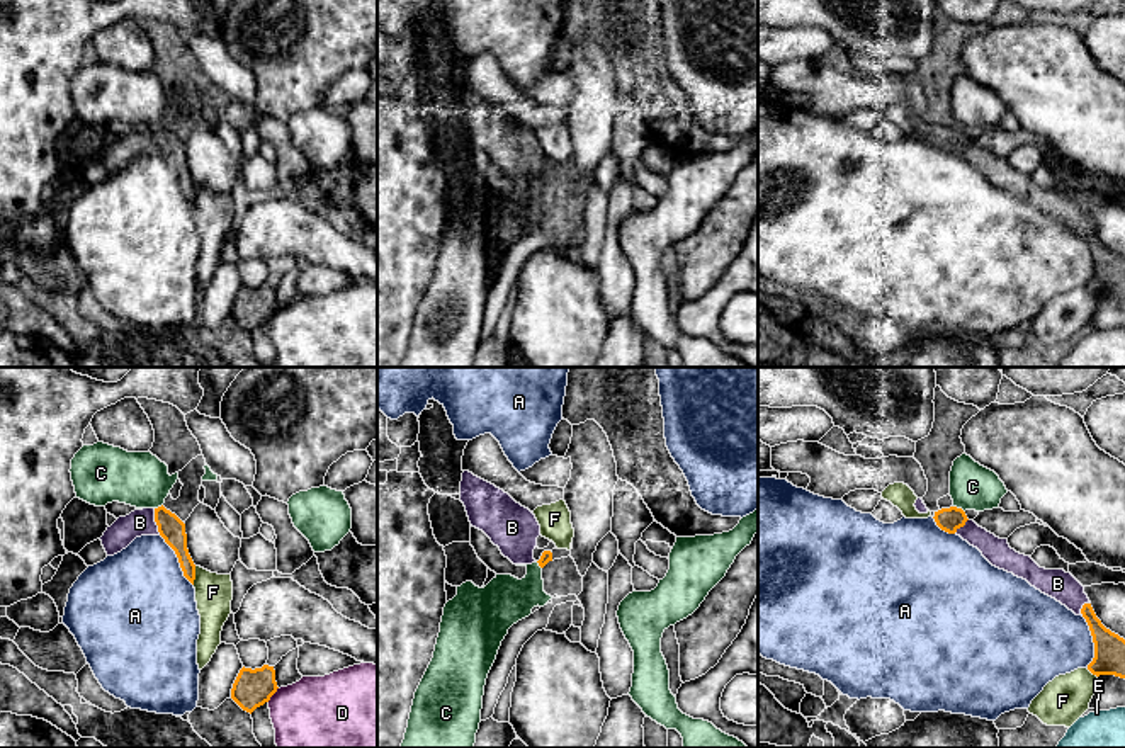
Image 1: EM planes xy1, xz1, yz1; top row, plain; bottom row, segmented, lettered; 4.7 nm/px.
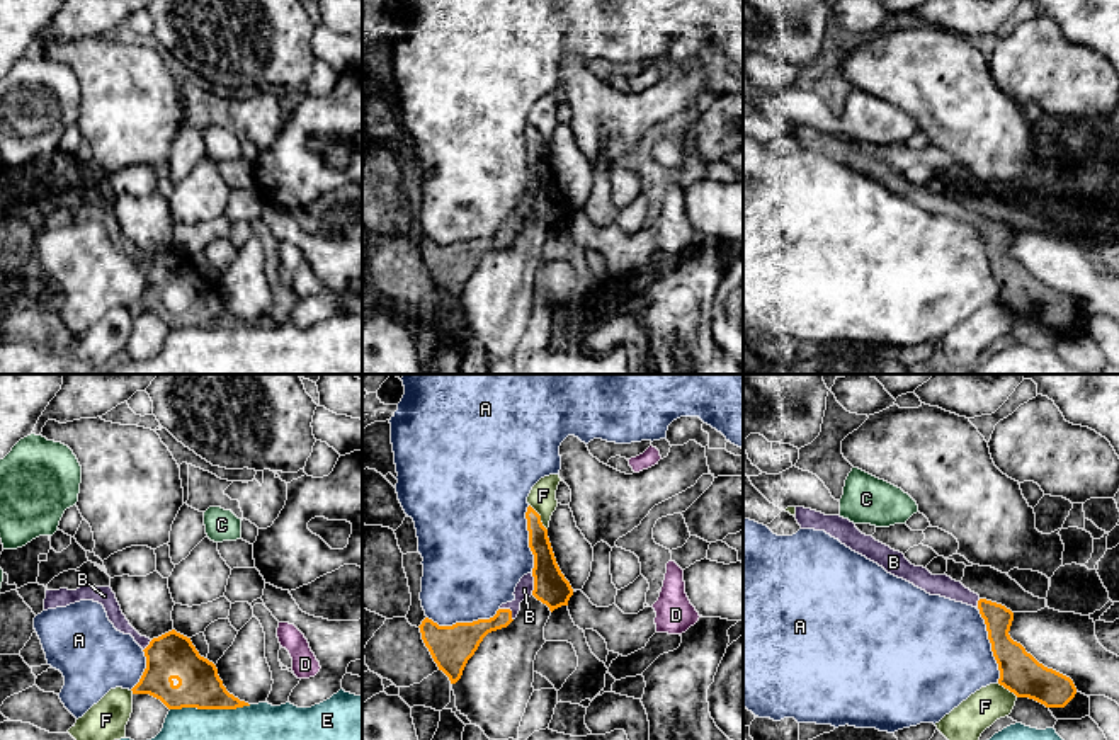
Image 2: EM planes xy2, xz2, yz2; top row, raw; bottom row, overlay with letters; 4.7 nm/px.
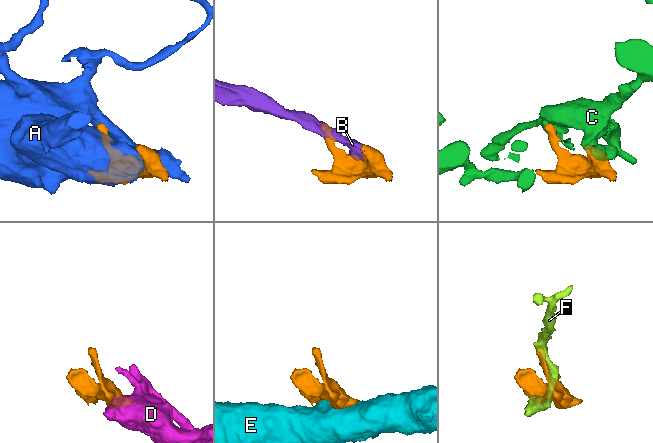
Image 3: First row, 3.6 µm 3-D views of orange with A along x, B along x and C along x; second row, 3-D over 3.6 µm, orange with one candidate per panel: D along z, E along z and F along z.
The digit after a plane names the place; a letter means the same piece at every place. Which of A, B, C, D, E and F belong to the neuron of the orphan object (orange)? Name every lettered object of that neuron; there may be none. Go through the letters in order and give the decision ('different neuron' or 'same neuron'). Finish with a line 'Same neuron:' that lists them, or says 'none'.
A: different neuron
B: same neuron
C: different neuron
D: different neuron
E: different neuron
F: different neuron
Same neuron: B

